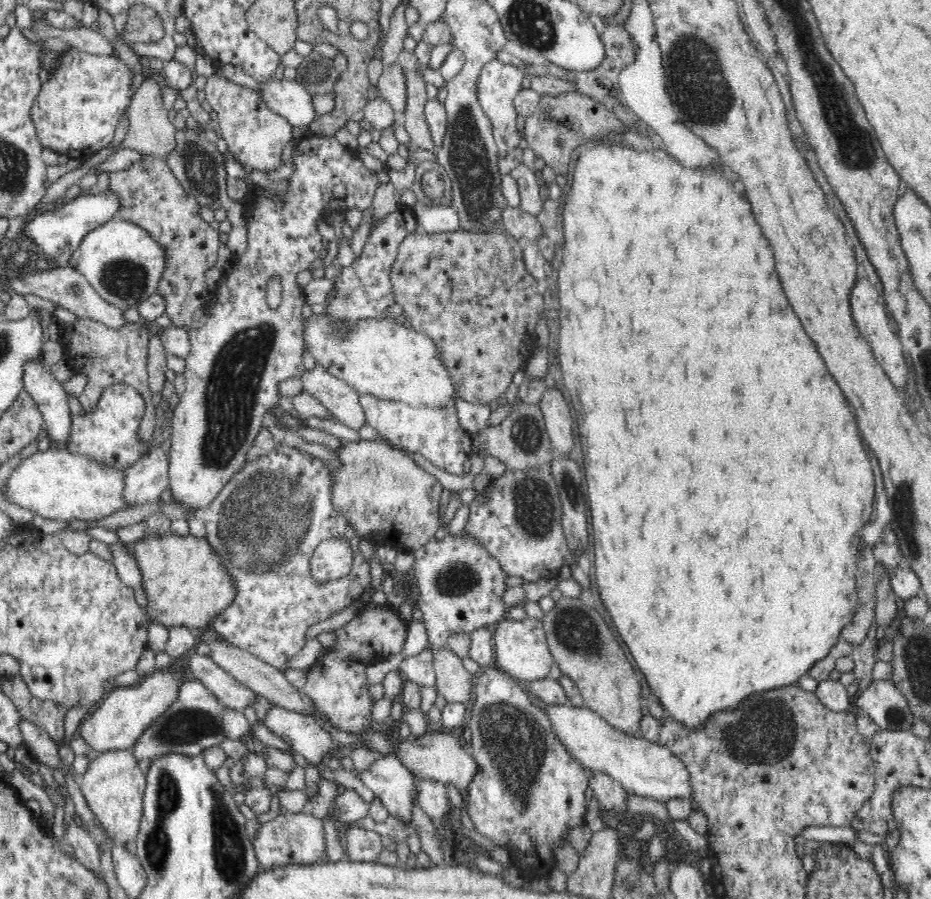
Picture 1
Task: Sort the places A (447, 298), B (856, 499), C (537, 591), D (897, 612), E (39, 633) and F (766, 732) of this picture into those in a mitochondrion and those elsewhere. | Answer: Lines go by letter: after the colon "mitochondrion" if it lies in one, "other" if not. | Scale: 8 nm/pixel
A: other
B: other
C: other
D: other
E: mitochondrion
F: mitochondrion

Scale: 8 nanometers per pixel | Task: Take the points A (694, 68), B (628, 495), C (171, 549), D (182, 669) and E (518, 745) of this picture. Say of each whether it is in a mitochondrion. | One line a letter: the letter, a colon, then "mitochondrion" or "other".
A: mitochondrion
B: other
C: other
D: other
E: mitochondrion

